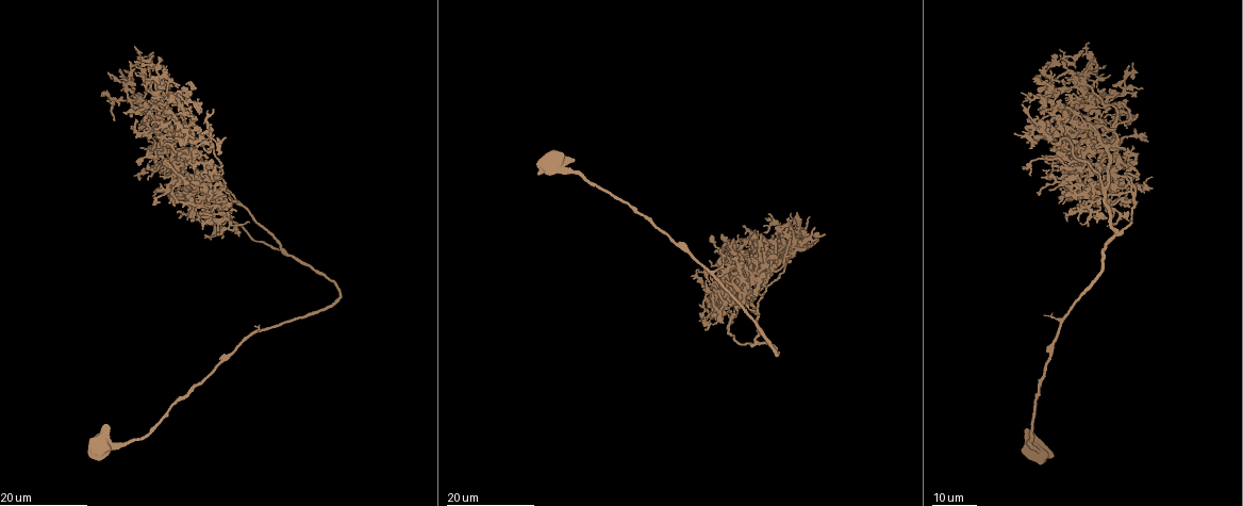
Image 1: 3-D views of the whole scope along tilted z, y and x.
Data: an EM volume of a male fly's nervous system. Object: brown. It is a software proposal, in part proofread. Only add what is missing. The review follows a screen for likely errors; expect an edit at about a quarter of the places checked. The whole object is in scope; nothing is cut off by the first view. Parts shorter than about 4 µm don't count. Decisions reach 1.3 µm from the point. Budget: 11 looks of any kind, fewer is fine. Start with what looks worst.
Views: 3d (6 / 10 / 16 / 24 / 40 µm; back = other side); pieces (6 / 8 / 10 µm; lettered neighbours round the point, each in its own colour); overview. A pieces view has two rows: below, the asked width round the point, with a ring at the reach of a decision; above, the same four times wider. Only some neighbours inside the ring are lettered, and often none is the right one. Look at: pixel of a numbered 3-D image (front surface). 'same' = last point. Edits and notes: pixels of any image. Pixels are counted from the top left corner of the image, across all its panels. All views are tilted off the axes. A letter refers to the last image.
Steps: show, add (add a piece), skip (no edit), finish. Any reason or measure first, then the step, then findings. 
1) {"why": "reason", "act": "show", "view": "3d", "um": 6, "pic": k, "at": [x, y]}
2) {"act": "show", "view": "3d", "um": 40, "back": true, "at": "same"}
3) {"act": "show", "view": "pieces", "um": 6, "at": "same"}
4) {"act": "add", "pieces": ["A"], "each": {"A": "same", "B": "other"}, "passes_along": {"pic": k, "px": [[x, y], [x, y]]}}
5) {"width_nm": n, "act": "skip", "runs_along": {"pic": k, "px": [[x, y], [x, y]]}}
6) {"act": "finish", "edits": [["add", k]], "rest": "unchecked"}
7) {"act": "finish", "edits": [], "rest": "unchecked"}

{"why": "tapers out", "act": "show", "view": "3d", "um": 24, "pic": 1, "at": [1083, 147]}

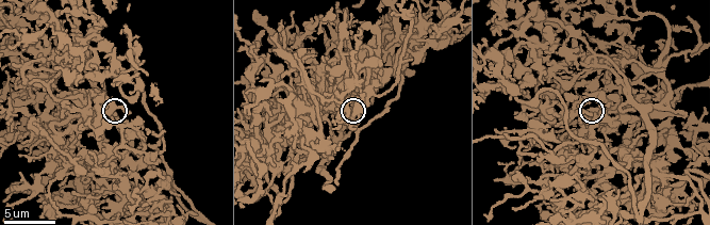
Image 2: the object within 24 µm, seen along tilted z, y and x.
{"act": "show", "view": "pieces", "um": 8, "pic": 2, "at": [593, 113]}

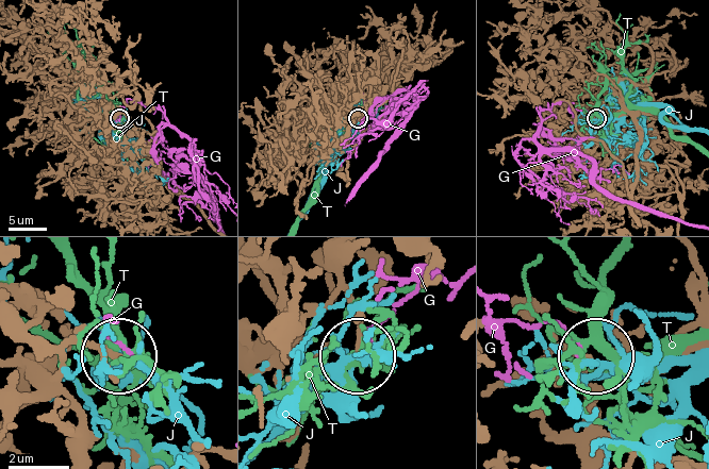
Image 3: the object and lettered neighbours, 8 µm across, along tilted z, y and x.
{"act": "skip", "each": {"G": "other", "J": "other", "T": "other"}, "found": "none of them fits"}

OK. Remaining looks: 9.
{"why": "long arm stops here", "act": "show", "view": "3d", "um": 24, "pic": 1, "at": [143, 147]}

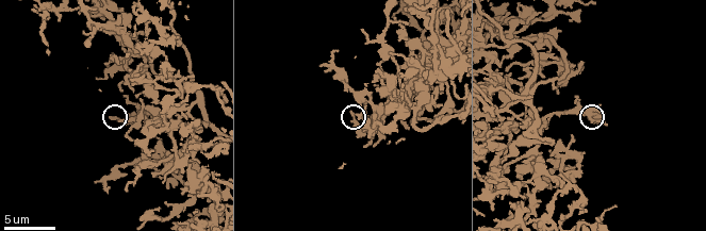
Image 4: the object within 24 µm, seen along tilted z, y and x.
{"act": "show", "view": "pieces", "um": 10, "pic": 4, "at": [111, 118]}

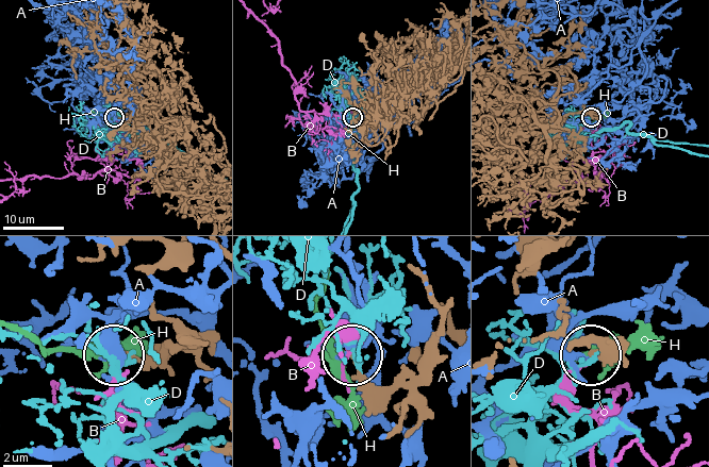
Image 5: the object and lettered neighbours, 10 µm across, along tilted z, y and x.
{"act": "skip", "each": {"A": "other", "B": "other", "D": "other", "H": "other"}, "found": "no lettered piece goes on from it"}

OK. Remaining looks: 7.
{"why": "thin end", "act": "show", "view": "pieces", "um": 10, "pic": 2, "at": [393, 15]}

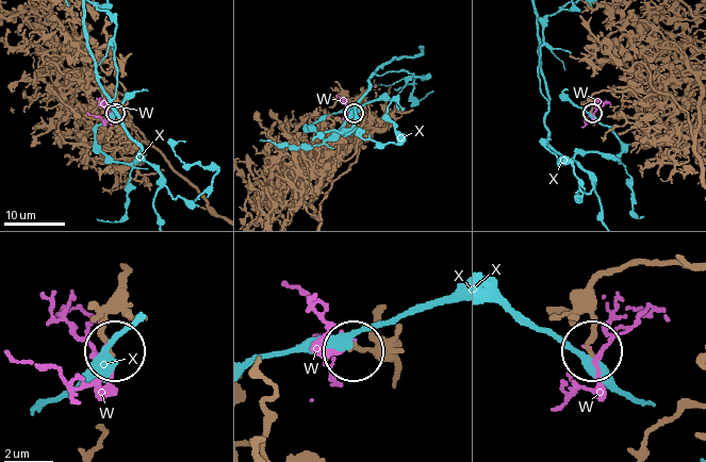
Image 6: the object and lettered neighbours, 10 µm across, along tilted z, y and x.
{"width_nm": 150, "act": "skip", "each": {"W": "other", "X": "other"}, "found": "no lettered piece goes on from it"}

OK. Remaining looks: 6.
{"why": "free end", "act": "show", "view": "3d", "um": 24, "pic": 1, "at": [101, 93]}

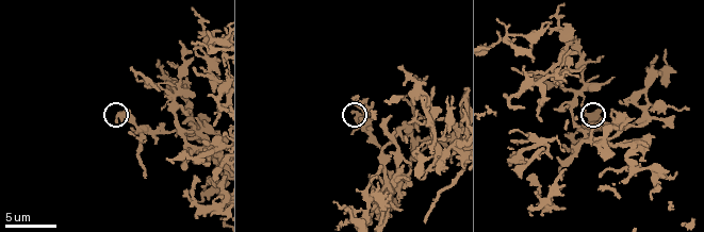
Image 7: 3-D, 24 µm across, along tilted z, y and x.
{"act": "show", "view": "pieces", "um": 10, "pic": 7, "at": [115, 121]}

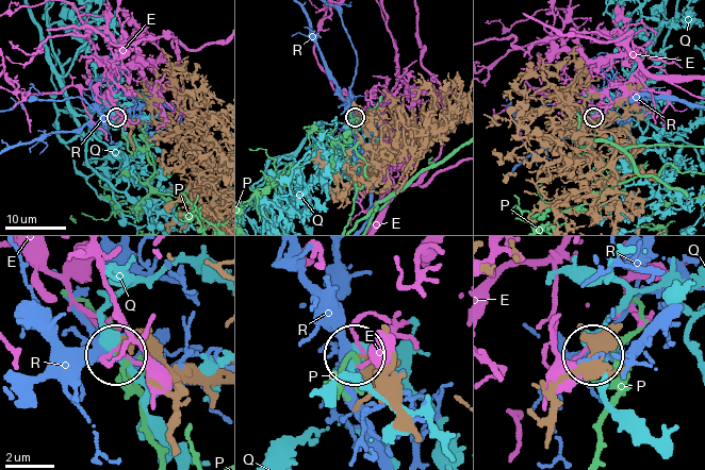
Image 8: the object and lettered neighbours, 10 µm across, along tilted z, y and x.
{"width_nm": 200, "act": "skip", "each": {"E": "other", "P": "other", "Q": "other", "R": "other"}, "found": "no lettered piece goes on from it"}

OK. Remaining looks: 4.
{"why": "branch stops here", "act": "show", "view": "3d", "um": 10, "pic": 4, "at": [367, 144]}

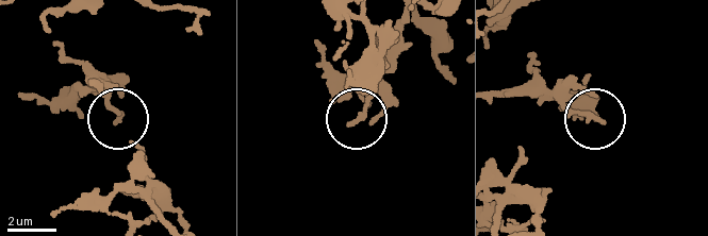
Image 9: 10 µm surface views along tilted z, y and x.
{"why": "see the neighbours", "act": "show", "view": "pieces", "um": 6, "pic": 9, "at": [597, 119]}

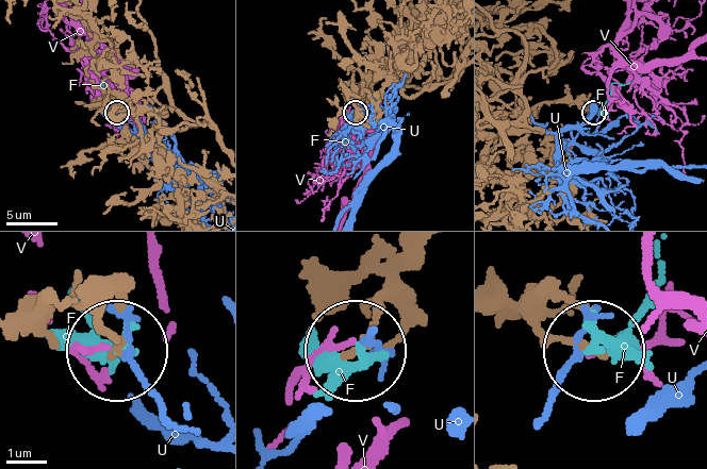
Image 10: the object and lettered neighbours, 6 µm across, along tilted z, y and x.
{"act": "skip", "each": {"F": "other", "U": "other", "V": "other"}, "found": "no lettered piece goes on from it"}

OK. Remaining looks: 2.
{"act": "finish", "edits": [], "rest": "unchecked"}

